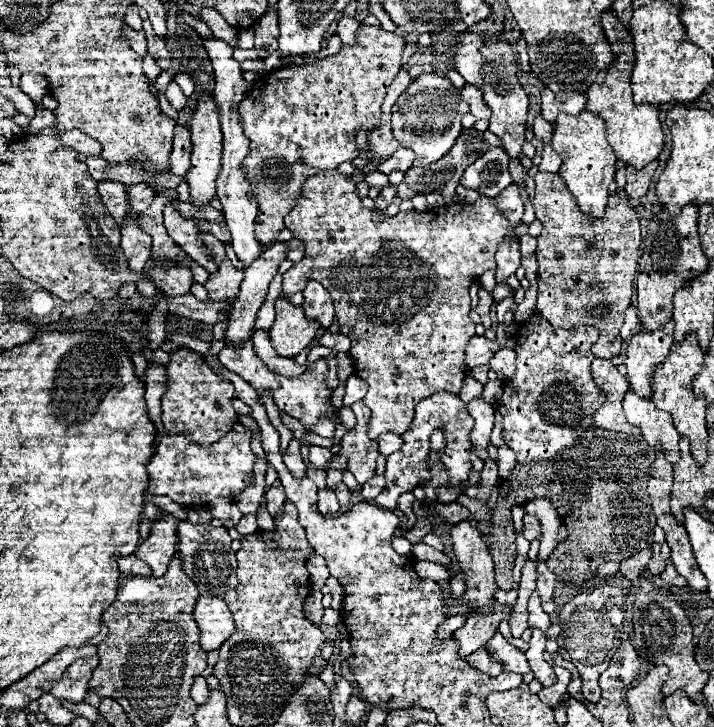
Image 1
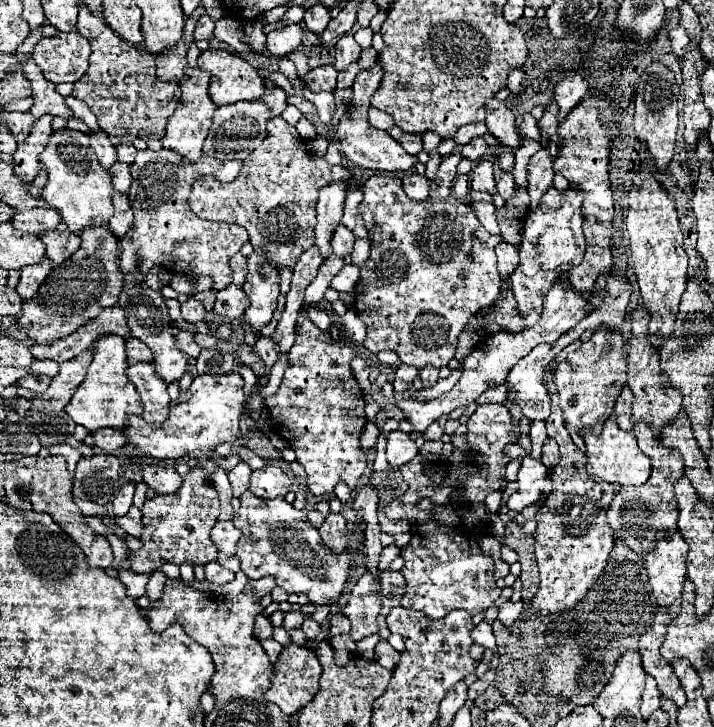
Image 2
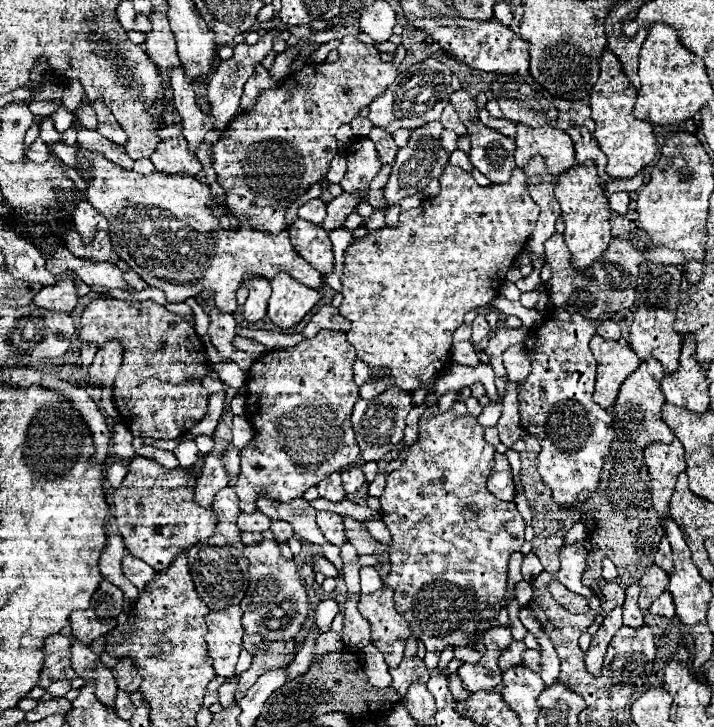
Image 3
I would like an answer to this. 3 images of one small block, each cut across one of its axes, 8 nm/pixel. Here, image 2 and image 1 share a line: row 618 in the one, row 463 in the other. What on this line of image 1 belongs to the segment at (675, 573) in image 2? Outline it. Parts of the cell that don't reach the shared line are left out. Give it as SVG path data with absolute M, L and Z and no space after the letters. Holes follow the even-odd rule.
M632 390L626 392L622 400L622 408L626 418L636 428L642 430L642 436L650 446L662 444L666 460L672 465L678 462L680 434L676 432L672 424L672 416L668 412L658 410L652 400L640 398Z

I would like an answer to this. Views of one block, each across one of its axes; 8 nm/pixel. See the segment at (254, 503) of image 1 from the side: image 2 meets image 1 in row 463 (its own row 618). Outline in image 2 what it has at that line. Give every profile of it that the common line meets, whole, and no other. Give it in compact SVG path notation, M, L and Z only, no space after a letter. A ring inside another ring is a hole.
M258 616L256 626L254 626L254 634L256 634L260 640L272 638L272 626L270 626L270 620L264 618L264 616Z

